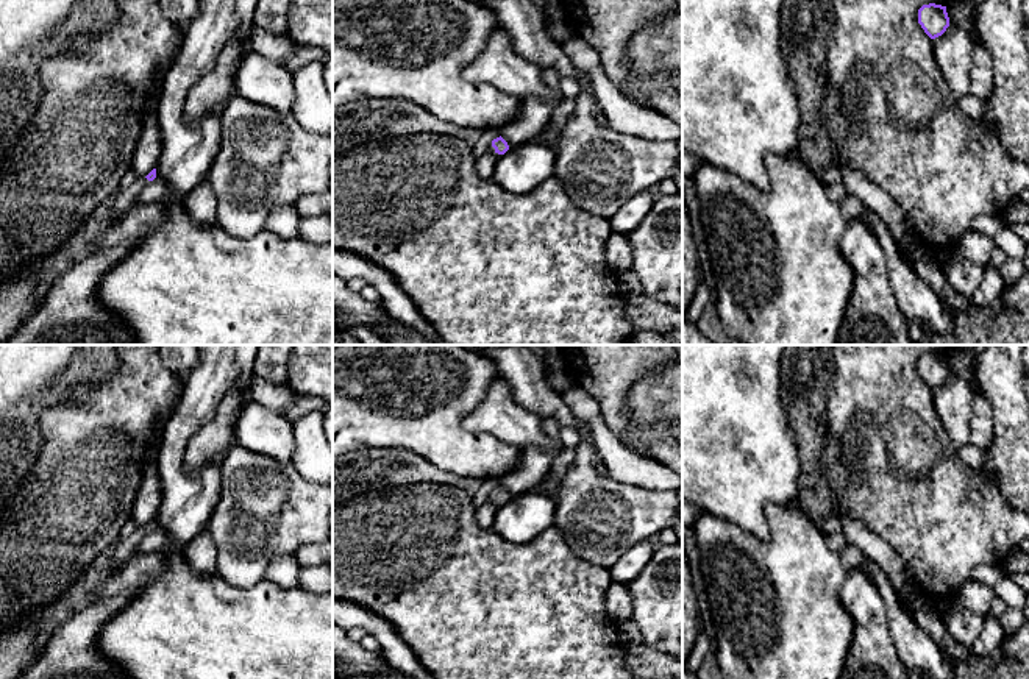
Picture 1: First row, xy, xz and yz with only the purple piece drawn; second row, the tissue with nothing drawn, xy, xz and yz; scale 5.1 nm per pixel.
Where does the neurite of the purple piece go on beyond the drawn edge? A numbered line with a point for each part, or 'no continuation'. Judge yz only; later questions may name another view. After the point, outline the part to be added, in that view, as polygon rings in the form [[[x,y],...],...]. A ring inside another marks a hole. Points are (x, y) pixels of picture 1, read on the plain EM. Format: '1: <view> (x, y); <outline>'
no continuation

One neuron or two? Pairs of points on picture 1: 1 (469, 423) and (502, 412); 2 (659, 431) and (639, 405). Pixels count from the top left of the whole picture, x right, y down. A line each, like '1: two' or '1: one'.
1: one
2: one

